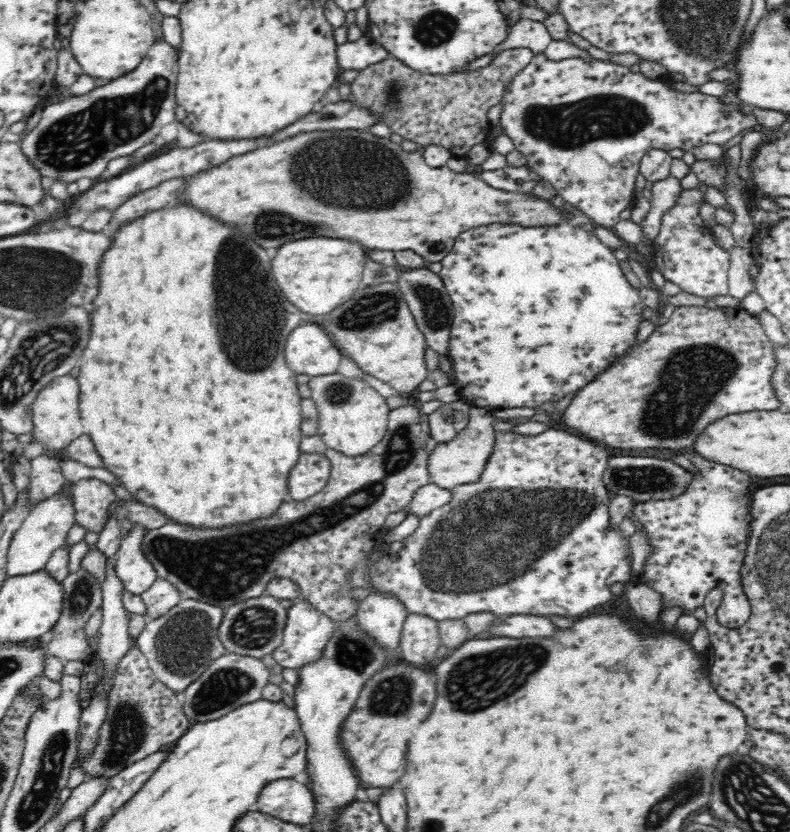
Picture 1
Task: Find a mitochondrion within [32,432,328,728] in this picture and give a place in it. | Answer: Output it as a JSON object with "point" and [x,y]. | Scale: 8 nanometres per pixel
{"point":[182,645]}

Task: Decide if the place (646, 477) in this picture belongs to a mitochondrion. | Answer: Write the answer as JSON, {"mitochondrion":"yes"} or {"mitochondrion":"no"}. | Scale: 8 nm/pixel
{"mitochondrion":"yes"}

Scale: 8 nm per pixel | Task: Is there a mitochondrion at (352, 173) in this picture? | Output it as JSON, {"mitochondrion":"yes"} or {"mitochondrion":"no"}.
{"mitochondrion":"yes"}

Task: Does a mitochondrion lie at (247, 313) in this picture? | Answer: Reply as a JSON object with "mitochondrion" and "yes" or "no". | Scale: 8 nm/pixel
{"mitochondrion":"yes"}

